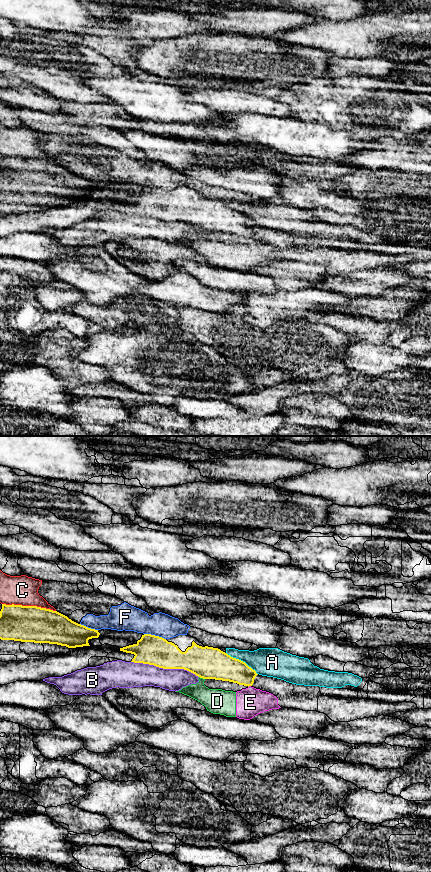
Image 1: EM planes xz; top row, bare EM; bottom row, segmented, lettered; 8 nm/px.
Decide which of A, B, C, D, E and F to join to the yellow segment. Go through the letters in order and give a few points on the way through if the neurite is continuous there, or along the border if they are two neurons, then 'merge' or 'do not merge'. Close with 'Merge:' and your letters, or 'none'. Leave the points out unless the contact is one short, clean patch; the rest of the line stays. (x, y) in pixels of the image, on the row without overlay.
A: do not merge
B: do not merge
C: do not merge
D: do not merge
E: do not merge
F: do not merge
Merge: none

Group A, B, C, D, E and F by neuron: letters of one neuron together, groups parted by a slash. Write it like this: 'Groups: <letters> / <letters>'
Groups: A / B / C / D E / F

